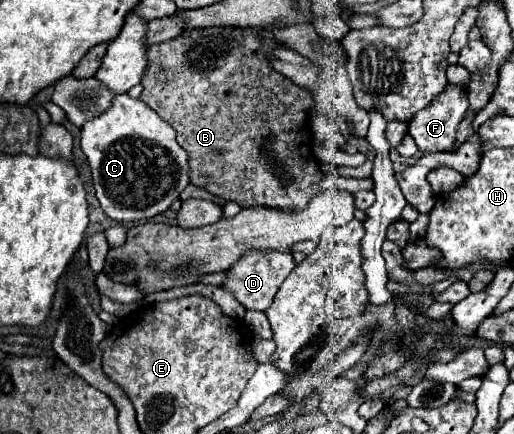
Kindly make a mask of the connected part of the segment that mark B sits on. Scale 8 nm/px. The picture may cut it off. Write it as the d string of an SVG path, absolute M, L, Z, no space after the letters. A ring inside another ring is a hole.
M226 26L226 28L204 28L204 30L194 28L194 30L186 30L184 34L180 34L174 40L150 46L148 66L146 66L146 72L142 76L144 90L142 90L140 100L144 100L144 104L148 104L156 114L162 116L162 120L166 120L176 130L178 144L188 152L190 182L194 186L200 186L200 188L208 190L210 194L220 196L224 200L232 200L232 202L240 204L242 208L264 206L264 208L278 208L278 210L300 210L300 208L304 208L308 204L308 200L312 200L312 196L316 196L316 192L324 192L318 186L320 180L322 180L322 172L318 168L318 162L316 162L314 154L310 152L312 150L312 132L310 132L310 114L308 112L314 106L314 100L312 100L308 90L302 90L292 80L278 74L270 66L270 60L268 60L266 52L270 48L274 48L274 46L276 46L276 42L262 38L256 28L232 28L232 26Z

